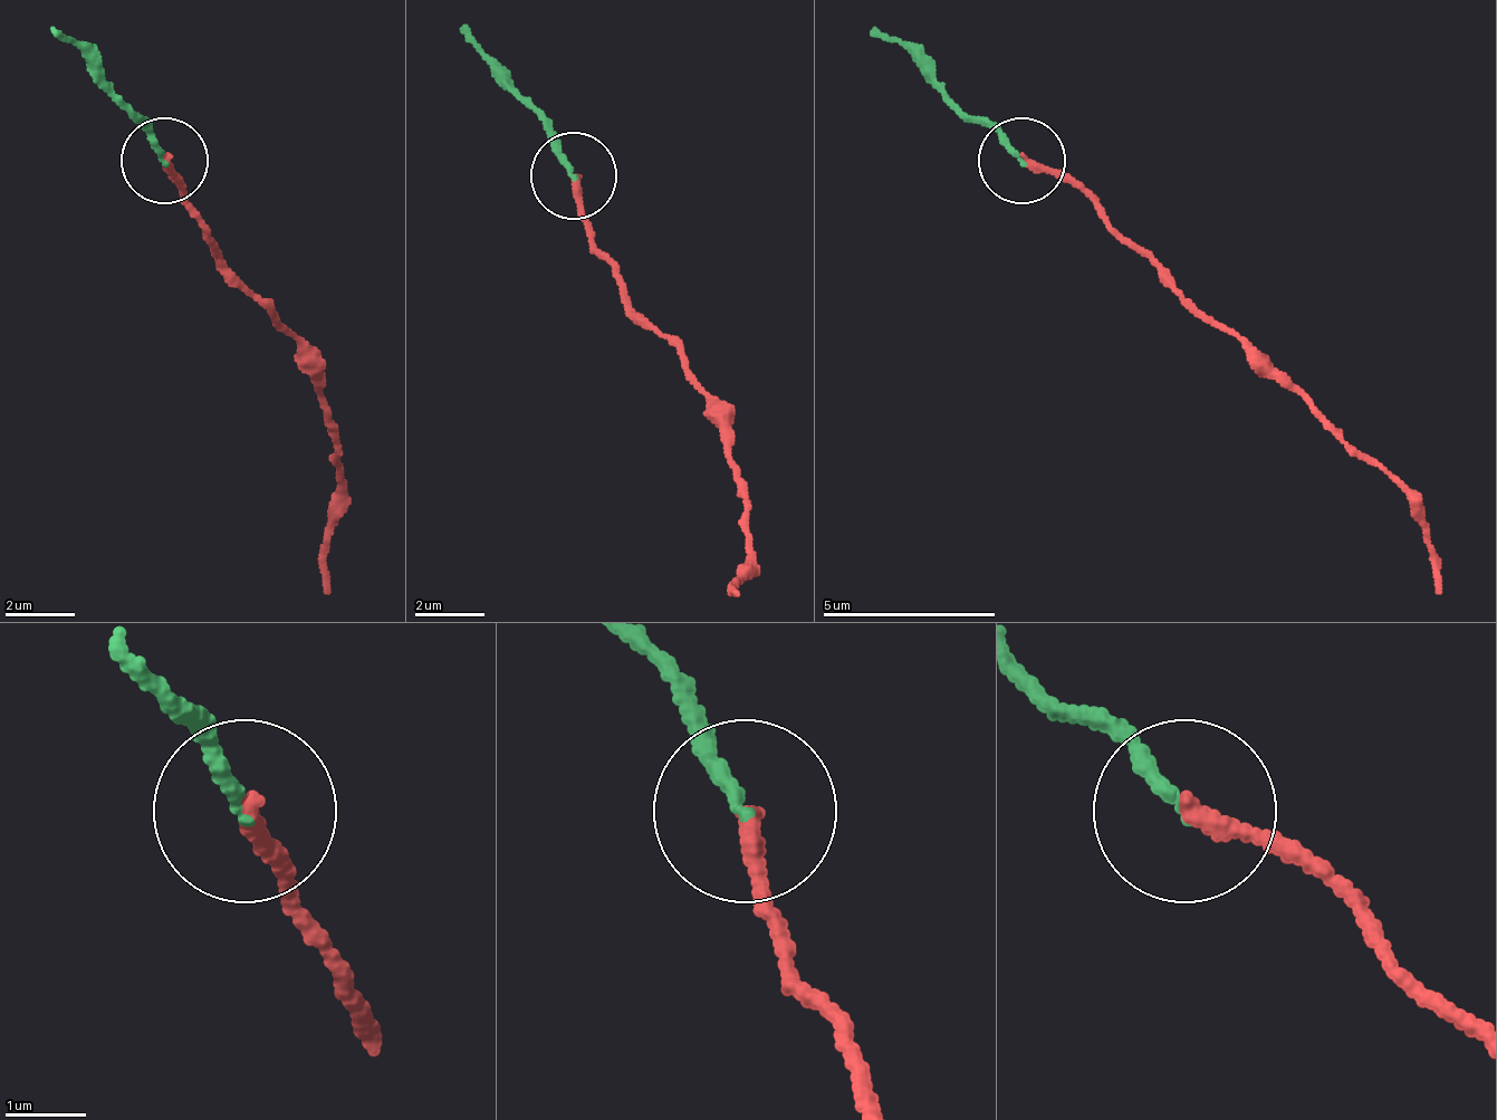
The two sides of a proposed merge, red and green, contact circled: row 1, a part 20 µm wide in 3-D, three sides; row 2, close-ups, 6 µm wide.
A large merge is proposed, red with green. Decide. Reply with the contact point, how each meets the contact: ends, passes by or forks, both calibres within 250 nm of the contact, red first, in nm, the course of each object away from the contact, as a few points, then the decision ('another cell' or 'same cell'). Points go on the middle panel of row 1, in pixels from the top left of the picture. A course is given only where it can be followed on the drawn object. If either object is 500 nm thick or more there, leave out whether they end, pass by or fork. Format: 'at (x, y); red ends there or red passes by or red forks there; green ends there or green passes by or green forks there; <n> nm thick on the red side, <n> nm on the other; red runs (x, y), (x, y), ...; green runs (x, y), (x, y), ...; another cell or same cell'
at (574, 175); red ends there; green ends there; 240 nm thick on the red side, 160 nm on the other; red runs (572, 178), (588, 247), (683, 360), (727, 447), (745, 560), (736, 594); green runs (572, 178), (554, 126), (468, 22); same cell

